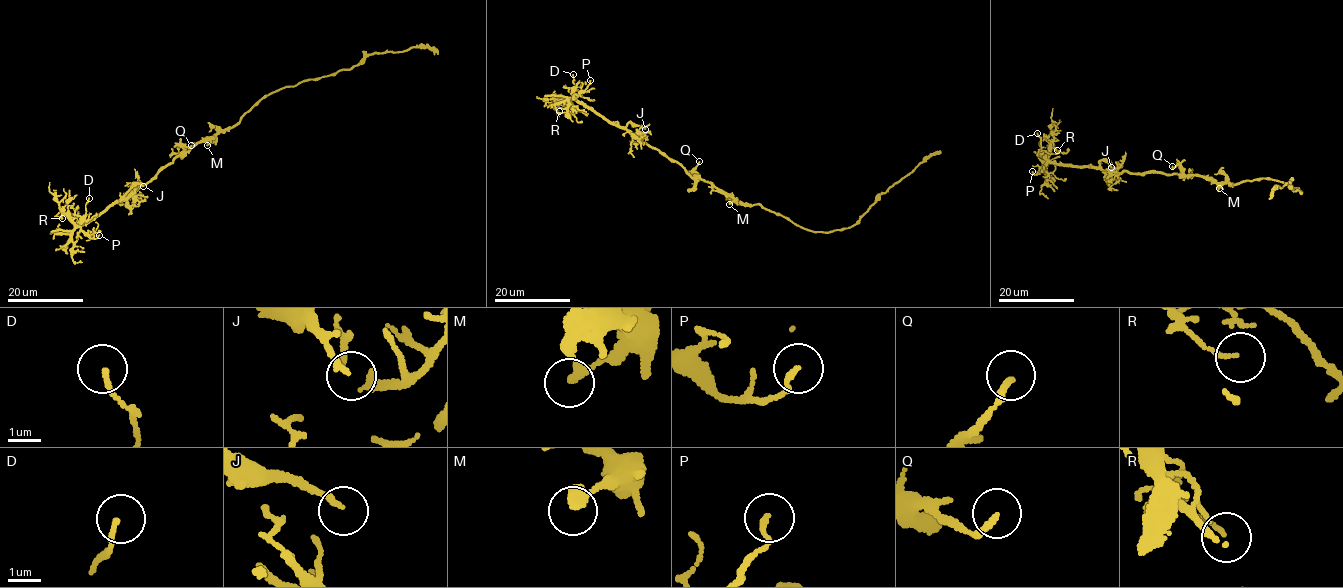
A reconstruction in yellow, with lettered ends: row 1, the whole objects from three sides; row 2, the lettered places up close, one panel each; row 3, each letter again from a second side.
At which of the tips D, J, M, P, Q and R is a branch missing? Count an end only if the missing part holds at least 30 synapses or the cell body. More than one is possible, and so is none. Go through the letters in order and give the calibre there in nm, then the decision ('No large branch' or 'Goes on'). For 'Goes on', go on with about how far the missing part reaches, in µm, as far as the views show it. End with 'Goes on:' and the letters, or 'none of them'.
D: Thickness 130 nm. No large branch
J: Thickness 170 nm. No large branch
M: Thickness 320 nm. No large branch
P: Thickness 150 nm. No large branch
Q: Thickness 190 nm. No large branch
R: Thickness 100 nm. No large branch
Goes on: none of them

